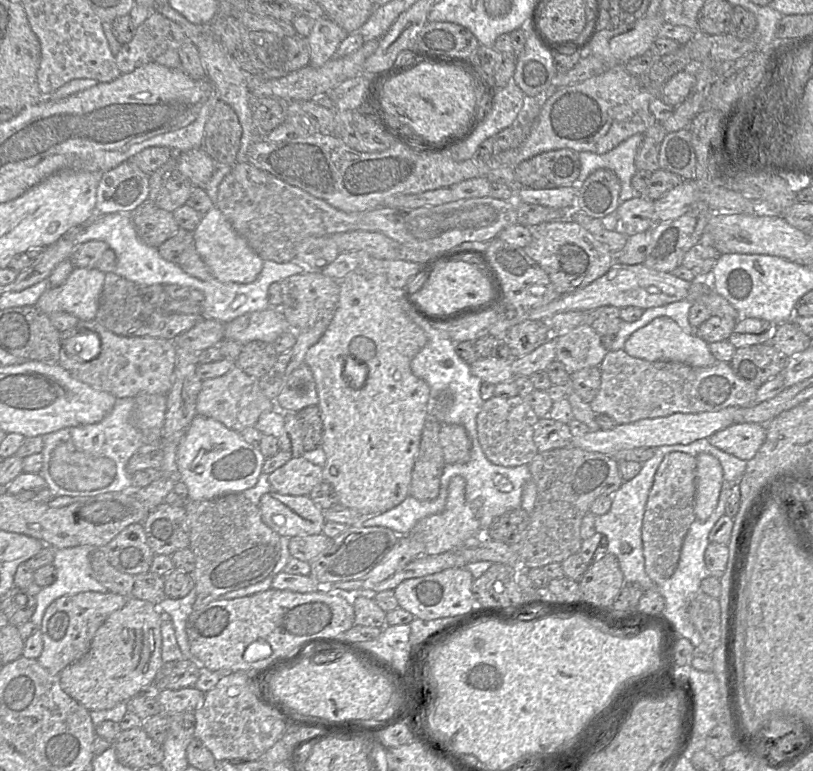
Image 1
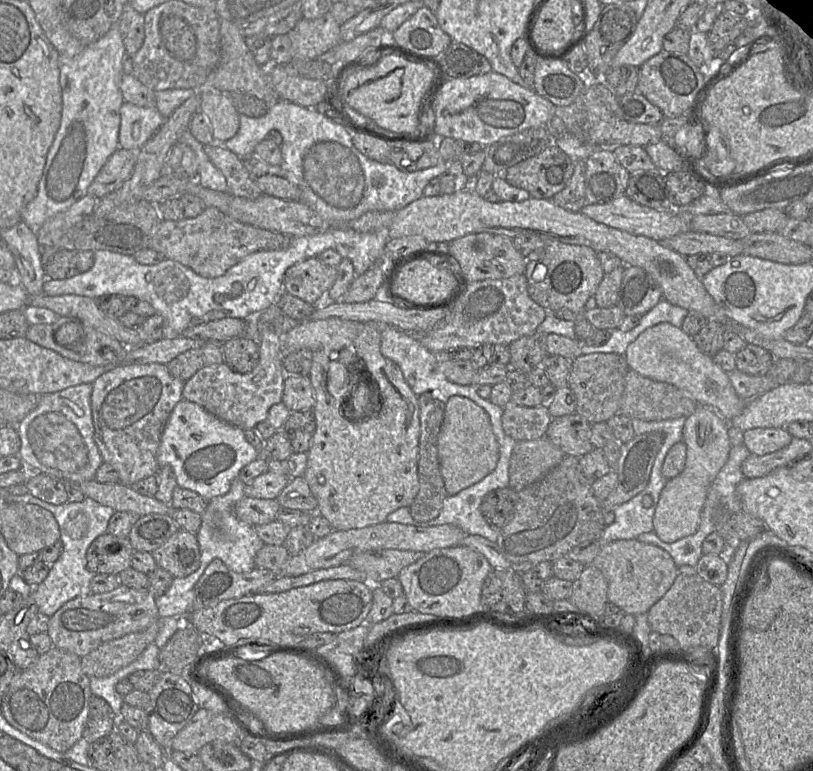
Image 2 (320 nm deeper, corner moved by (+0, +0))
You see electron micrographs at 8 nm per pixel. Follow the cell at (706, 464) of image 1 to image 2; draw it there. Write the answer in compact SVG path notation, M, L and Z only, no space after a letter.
M699 406L687 417L683 434L686 444L685 468L678 476L667 481L653 518L654 532L663 542L674 543L698 530L710 486L727 462L732 448L728 430L729 423L708 407Z

